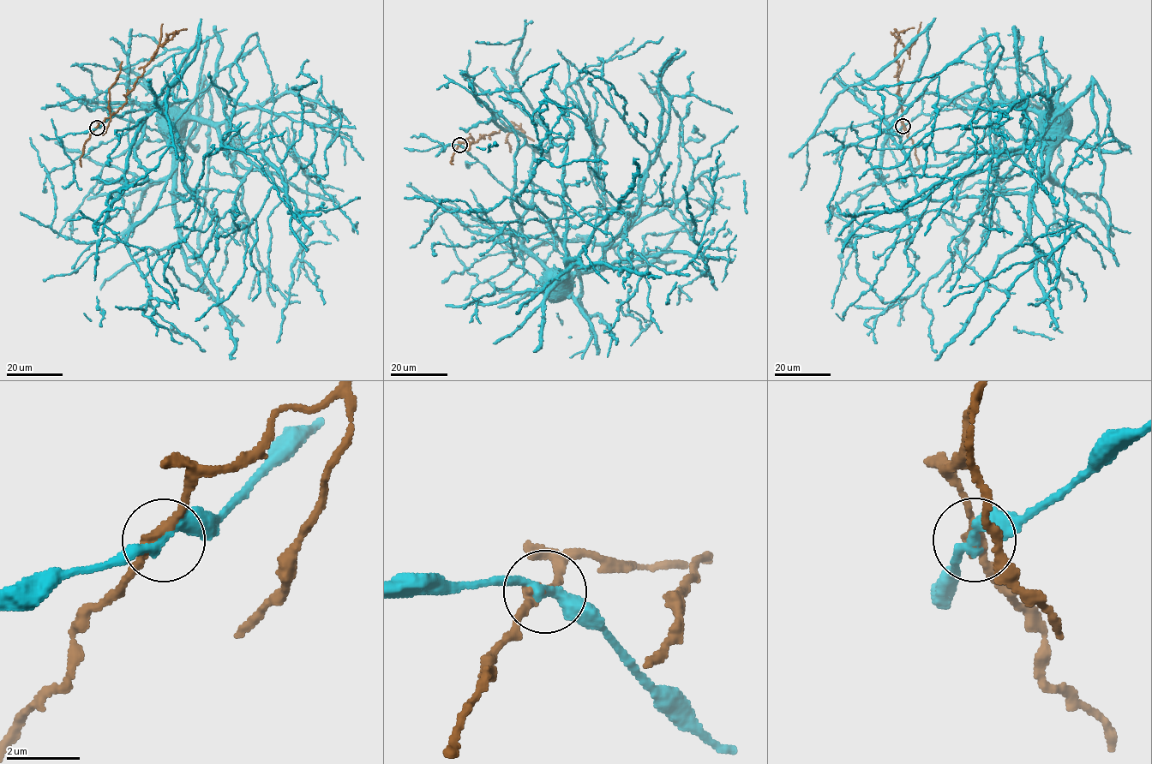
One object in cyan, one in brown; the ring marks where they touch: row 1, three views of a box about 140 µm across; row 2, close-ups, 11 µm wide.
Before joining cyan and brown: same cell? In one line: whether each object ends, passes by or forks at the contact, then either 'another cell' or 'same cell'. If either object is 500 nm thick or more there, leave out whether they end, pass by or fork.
cyan passes by; brown passes by; another cell

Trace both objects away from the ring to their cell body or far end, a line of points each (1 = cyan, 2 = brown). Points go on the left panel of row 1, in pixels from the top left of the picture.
1: (97, 128), (115, 115), (157, 107), (146, 109), (161, 110), (166, 116), (167, 124), (178, 116)
2: (97, 128), (127, 101), (125, 95), (134, 87), (158, 48), (165, 43), (154, 53), (162, 24)

